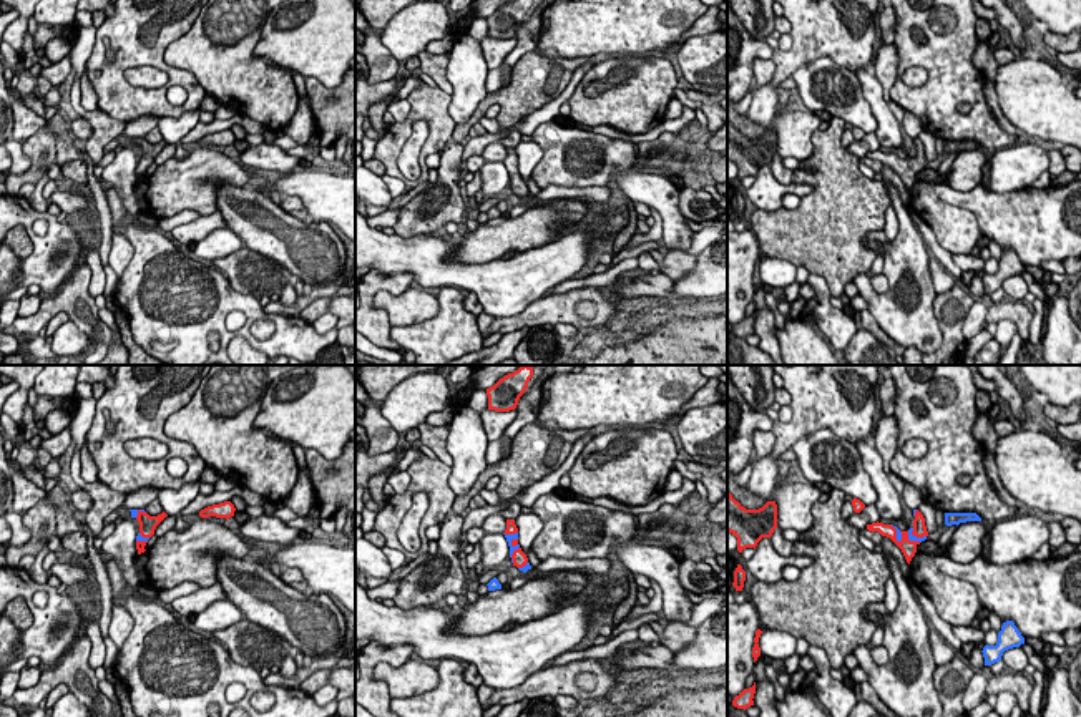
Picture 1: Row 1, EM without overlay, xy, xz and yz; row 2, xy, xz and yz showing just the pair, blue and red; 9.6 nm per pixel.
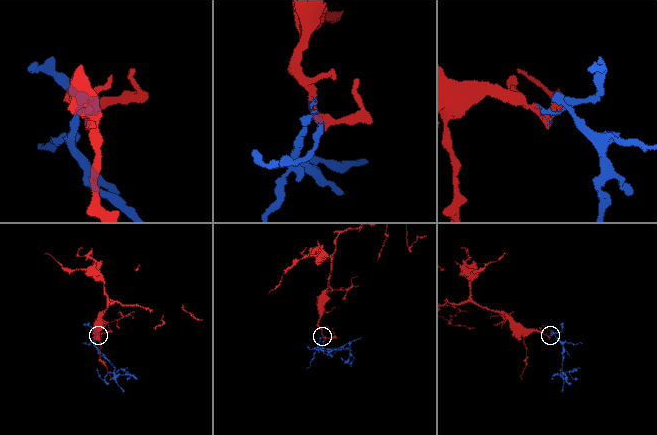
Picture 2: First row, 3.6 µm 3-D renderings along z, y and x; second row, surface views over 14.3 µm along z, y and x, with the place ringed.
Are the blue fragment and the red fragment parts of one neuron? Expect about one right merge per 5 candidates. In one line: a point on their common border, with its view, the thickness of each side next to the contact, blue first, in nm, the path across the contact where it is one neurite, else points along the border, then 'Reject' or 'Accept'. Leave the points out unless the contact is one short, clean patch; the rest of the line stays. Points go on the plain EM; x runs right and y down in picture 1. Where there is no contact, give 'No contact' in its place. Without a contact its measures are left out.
Touches blue at yz (915, 165). Thickness 60 nm (blue) against 130 nm. Accept

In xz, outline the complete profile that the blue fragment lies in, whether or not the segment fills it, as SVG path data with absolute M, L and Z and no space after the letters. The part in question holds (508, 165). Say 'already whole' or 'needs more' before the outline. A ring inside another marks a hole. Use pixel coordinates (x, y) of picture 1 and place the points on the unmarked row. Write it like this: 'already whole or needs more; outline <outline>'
needs more; outline M506 148L506 158L503 163L510 174L510 186L511 186L513 194L516 194L523 201L531 198L526 183L521 179L518 173L518 156L515 153L515 148Z

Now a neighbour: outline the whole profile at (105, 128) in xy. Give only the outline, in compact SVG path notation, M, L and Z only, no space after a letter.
M73 76L73 86L71 86L71 96L70 96L73 110L78 113L78 116L86 118L93 128L91 138L85 144L85 151L93 161L93 174L95 178L101 178L103 166L100 164L105 146L125 134L125 123L120 120L111 118L110 115L103 113L101 110L88 111L81 106L81 91L80 91L80 80Z

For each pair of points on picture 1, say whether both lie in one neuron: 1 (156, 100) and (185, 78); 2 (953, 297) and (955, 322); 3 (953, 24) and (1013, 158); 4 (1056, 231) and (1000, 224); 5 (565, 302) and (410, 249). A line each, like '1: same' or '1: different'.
1: same
2: same
3: different
4: same
5: different

